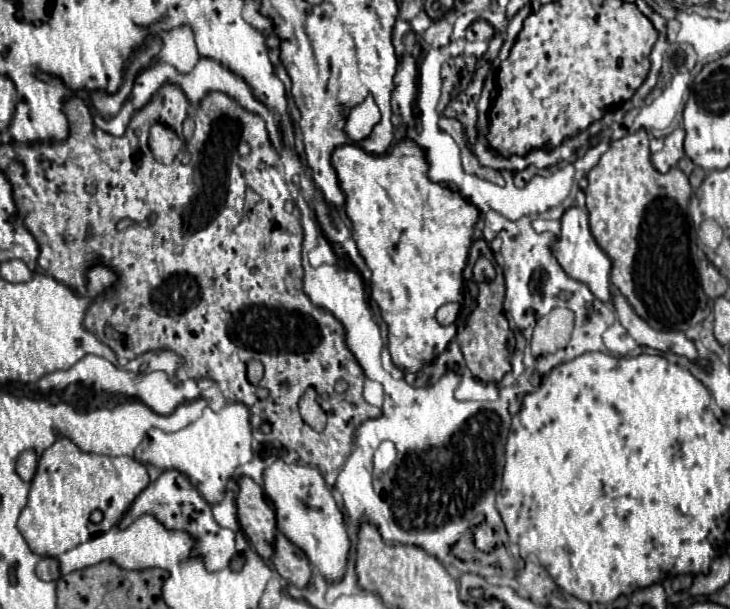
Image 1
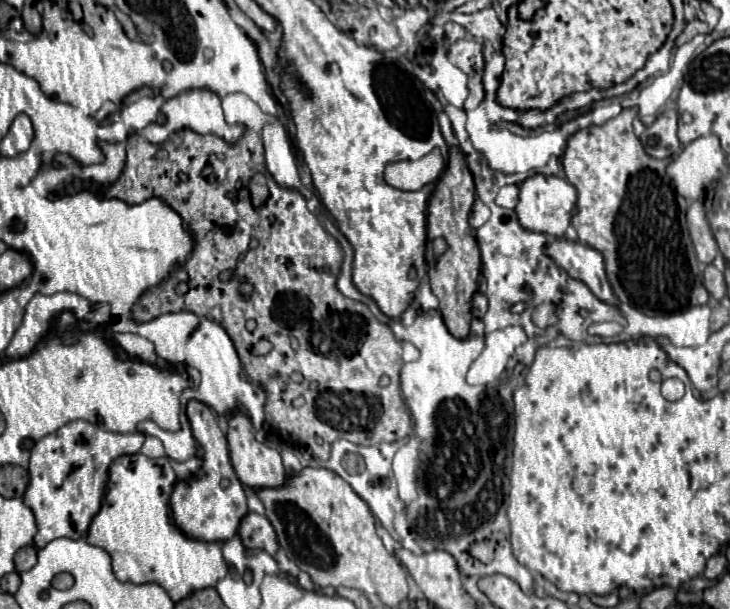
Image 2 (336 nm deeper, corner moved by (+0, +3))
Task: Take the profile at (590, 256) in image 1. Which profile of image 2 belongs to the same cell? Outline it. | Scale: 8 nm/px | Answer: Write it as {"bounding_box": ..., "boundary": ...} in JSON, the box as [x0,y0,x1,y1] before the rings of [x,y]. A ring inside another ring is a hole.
{"bounding_box":[516,175,576,239],"boundary":[[[534,175],[528,177],[522,185],[520,185],[520,201],[516,207],[520,225],[526,231],[538,231],[538,233],[546,233],[546,235],[554,235],[556,239],[564,239],[566,229],[572,223],[574,211],[576,211],[576,189],[564,181],[562,177],[556,175]]]}

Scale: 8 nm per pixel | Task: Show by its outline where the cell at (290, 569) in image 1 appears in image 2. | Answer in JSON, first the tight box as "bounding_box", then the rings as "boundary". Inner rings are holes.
{"bounding_box":[238,513,278,555],"boundary":[[[248,513],[246,519],[242,519],[238,535],[248,549],[262,549],[270,555],[278,551],[278,537],[272,523],[258,513]]]}

